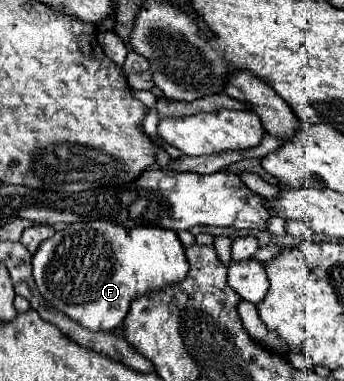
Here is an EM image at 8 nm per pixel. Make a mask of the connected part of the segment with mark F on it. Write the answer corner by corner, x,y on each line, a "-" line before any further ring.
103,220
75,222
57,230
33,254
33,280
39,294
59,312
89,330
113,330
129,312
133,298
183,280
189,272
183,244
165,228
123,228

